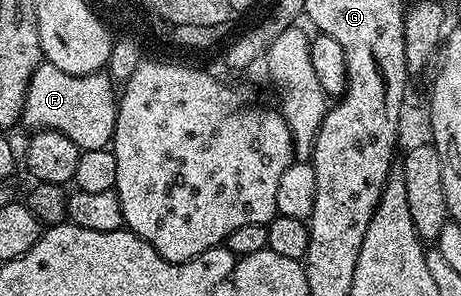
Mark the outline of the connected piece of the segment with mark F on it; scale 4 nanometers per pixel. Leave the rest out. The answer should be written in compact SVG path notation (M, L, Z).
M42 61L35 68L35 72L29 81L25 107L21 112L21 122L30 126L30 131L58 130L67 140L71 140L82 150L104 150L112 143L113 133L117 127L117 103L119 101L118 91L113 91L114 79L108 73L98 72L96 74L84 74L75 76L63 72L63 68L55 68L55 64Z

